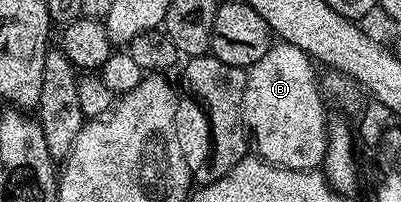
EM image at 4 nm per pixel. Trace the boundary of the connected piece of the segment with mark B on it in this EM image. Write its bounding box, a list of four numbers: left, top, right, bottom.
[242,42,330,172]

